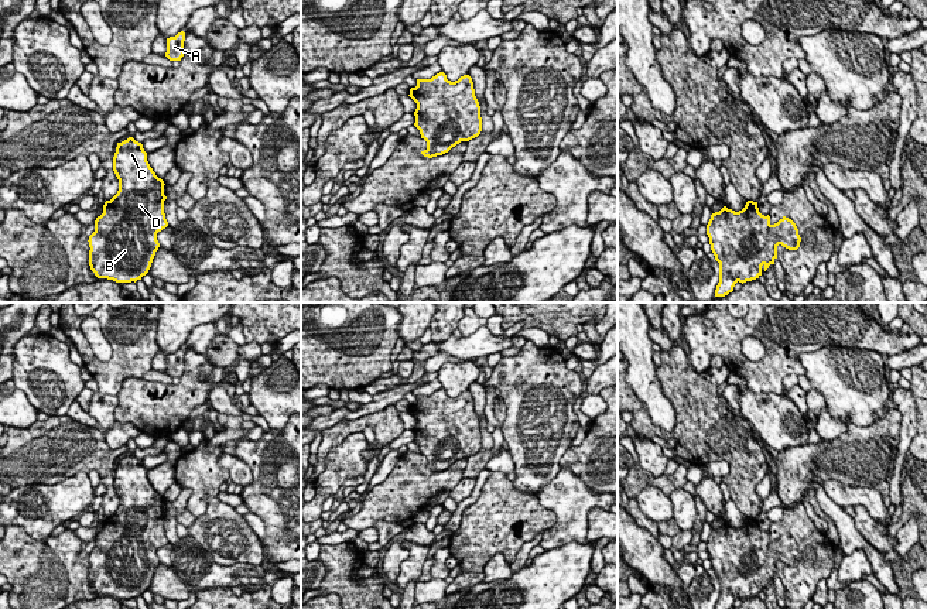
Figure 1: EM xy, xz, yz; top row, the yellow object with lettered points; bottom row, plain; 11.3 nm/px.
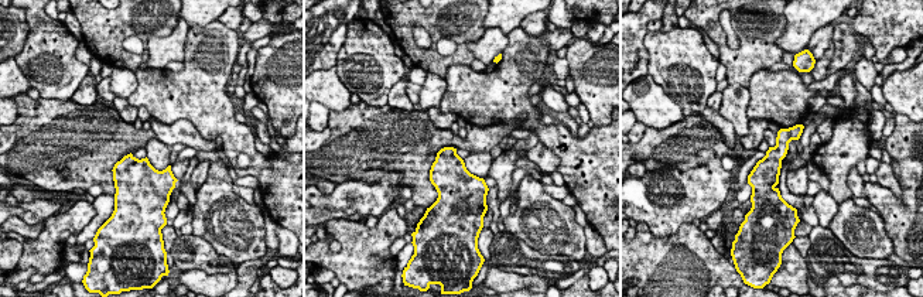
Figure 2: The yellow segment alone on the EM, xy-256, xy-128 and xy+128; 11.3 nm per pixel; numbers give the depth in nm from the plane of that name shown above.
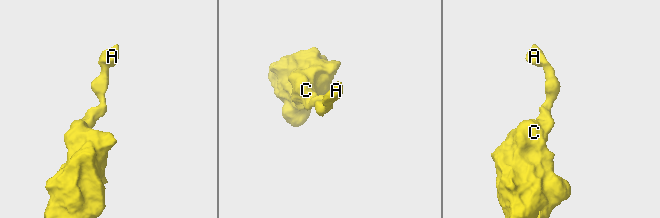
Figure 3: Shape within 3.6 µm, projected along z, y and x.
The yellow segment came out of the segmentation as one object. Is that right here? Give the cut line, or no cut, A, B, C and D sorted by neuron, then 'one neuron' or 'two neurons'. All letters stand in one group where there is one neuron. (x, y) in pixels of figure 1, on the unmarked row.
no cut; A B C D; one neuron

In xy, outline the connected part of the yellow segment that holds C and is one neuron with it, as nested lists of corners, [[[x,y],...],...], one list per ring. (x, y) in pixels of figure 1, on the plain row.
[[[133,454],[117,459],[113,487],[119,496],[119,507],[103,521],[103,530],[95,537],[95,548],[89,552],[89,582],[98,595],[116,599],[141,596],[151,584],[160,564],[157,550],[168,543],[164,530],[164,497],[155,492],[147,478],[143,461]]]

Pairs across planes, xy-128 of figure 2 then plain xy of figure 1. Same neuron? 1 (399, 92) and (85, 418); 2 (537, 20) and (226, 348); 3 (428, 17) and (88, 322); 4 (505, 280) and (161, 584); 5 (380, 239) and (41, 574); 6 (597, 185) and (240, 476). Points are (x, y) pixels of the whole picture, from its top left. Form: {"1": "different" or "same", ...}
{"1": "same", "2": "different", "3": "different", "4": "same", "5": "same", "6": "different"}

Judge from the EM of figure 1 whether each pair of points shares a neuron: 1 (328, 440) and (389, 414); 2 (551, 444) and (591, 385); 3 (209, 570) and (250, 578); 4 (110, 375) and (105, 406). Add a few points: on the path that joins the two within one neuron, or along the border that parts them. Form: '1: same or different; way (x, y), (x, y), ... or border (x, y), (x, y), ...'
1: same; way (344, 428), (358, 426), (362, 421), (373, 421)
2: different; border (582, 379), (585, 389)
3: same; way (219, 574), (240, 574)
4: different; border (98, 390), (116, 396)

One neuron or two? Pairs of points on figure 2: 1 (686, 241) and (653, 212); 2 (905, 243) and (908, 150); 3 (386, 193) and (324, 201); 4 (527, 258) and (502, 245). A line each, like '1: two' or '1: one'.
1: two
2: one
3: one
4: one

